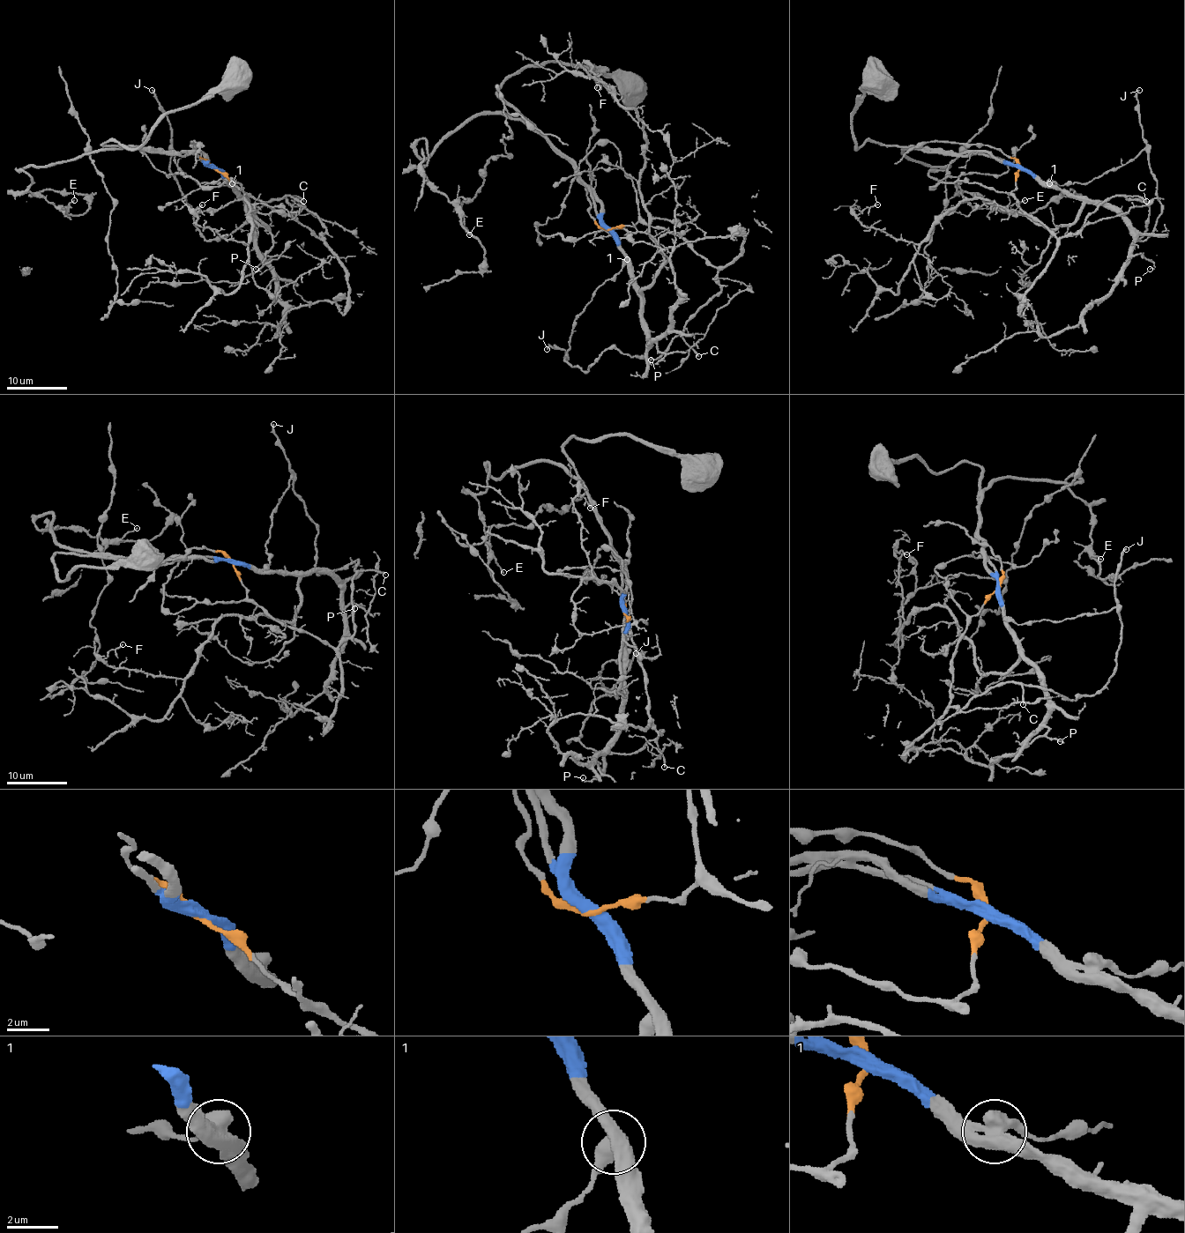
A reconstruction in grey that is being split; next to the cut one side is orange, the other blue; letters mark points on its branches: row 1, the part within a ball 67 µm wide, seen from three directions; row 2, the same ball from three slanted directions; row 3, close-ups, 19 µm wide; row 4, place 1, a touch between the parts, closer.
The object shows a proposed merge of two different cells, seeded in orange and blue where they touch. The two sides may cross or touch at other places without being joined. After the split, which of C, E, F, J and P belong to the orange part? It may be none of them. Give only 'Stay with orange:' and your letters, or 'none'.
Stay with orange: C, J

